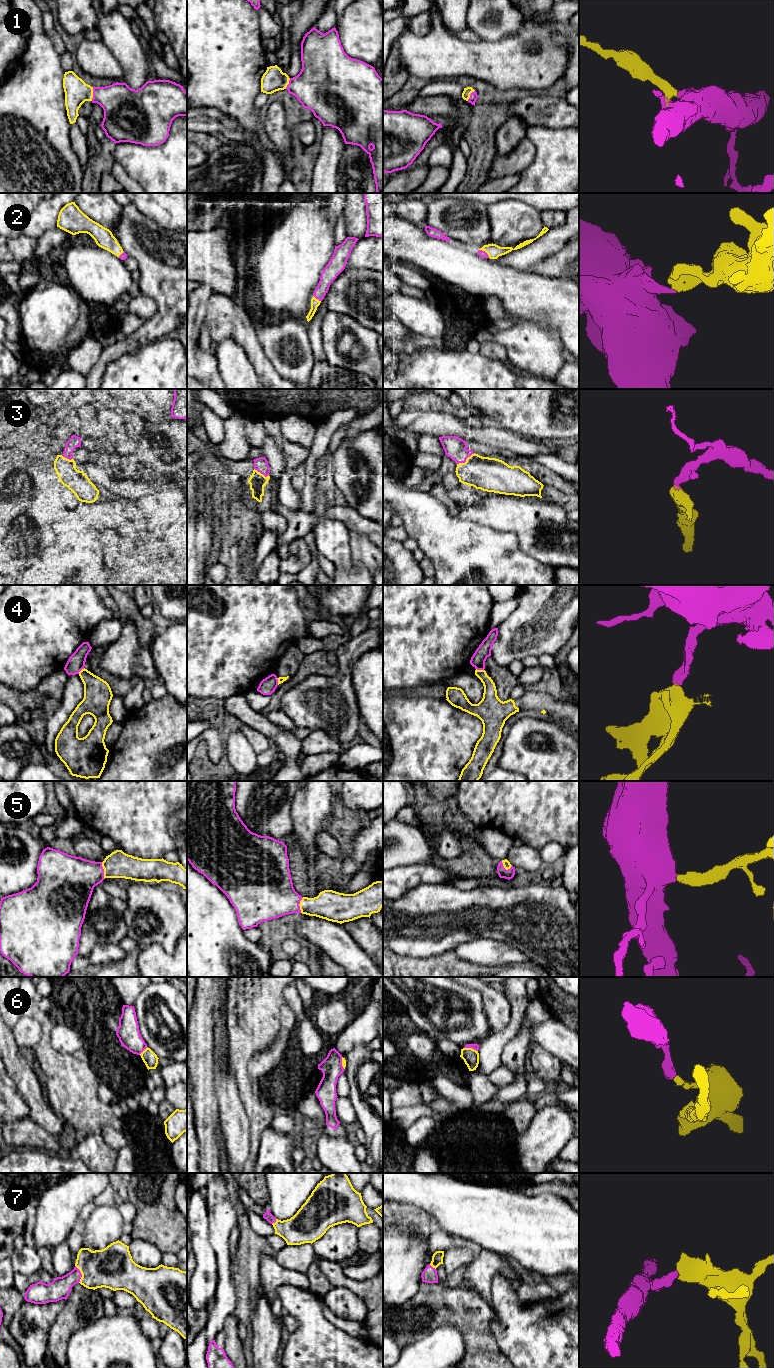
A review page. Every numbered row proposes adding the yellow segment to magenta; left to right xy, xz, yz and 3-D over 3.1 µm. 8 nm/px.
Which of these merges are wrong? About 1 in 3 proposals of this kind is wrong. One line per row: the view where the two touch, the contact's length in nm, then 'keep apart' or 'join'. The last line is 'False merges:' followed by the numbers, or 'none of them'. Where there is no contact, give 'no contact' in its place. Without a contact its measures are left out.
1: meets magenta in xy; contact 110 nm long; join
2: meets magenta in yz; contact 90 nm long; join
3: meets magenta in yz; contact 170 nm long; join
4: meets magenta in yz; contact 70 nm long; keep apart
5: meets magenta in xy; contact 140 nm long; join
6: meets magenta in yz; contact 120 nm long; keep apart
7: meets magenta in xy; contact 150 nm long; join
False merges: 4, 6

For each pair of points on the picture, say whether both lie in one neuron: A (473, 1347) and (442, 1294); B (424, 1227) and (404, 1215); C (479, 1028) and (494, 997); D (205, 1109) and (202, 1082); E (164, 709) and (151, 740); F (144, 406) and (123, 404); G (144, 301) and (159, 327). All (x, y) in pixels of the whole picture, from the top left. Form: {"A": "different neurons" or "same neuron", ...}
{"A": "same neuron", "B": "same neuron", "C": "different neurons", "D": "same neuron", "E": "same neuron", "F": "same neuron", "G": "different neurons"}

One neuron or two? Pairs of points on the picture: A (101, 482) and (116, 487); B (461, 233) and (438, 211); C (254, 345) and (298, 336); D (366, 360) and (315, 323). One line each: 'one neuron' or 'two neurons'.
A: two neurons
B: one neuron
C: two neurons
D: two neurons

